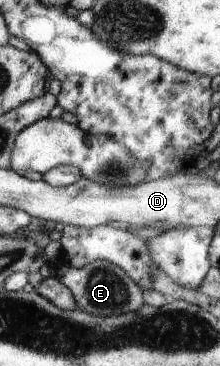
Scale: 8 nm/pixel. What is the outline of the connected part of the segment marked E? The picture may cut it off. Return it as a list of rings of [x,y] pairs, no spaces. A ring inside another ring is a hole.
[[[95,260],[81,269],[63,264],[56,270],[56,277],[71,290],[78,307],[88,314],[105,318],[121,316],[127,312],[135,312],[145,304],[140,286],[123,269],[108,261]]]

